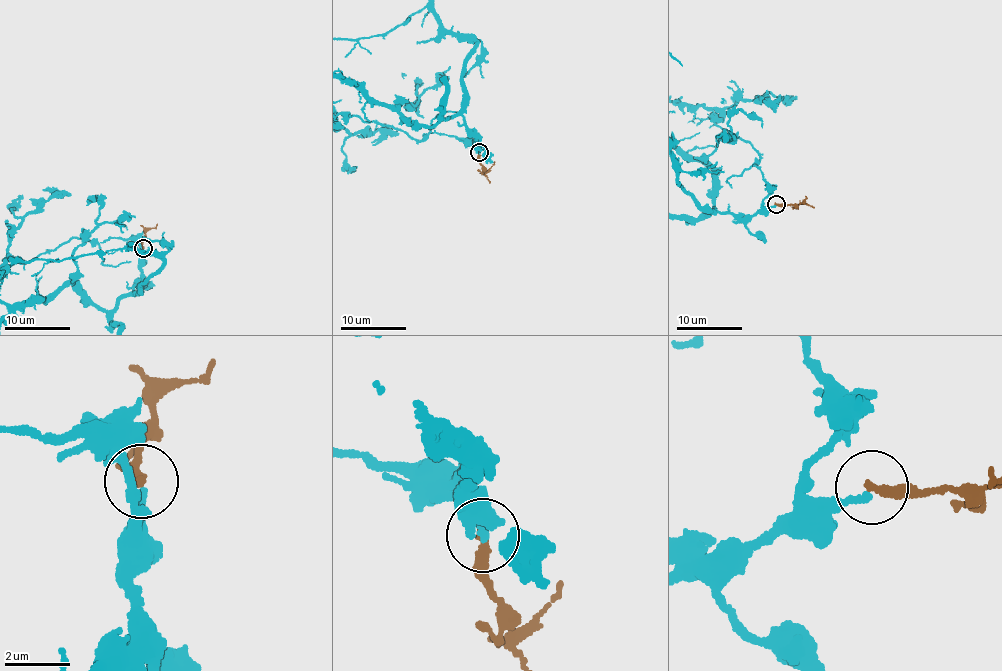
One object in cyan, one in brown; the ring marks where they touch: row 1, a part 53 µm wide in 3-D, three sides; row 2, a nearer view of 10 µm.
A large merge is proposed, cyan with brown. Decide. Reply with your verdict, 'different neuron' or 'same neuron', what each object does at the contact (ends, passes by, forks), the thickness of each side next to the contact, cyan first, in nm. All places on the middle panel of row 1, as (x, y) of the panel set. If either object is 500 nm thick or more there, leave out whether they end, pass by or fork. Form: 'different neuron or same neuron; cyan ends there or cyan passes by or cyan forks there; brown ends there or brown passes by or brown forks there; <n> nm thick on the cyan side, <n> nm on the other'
different neuron; cyan ends there; brown ends there; 220 nm thick on the cyan side, 320 nm on the other

